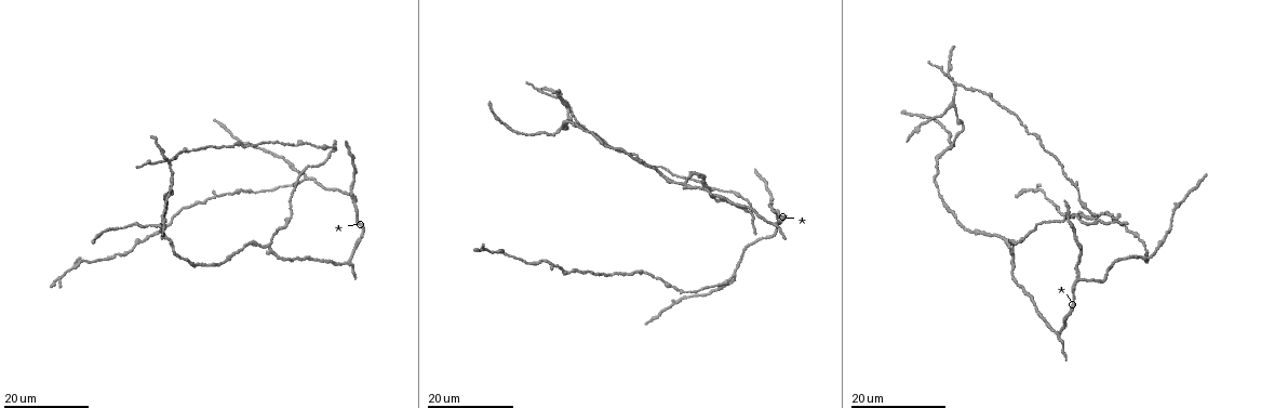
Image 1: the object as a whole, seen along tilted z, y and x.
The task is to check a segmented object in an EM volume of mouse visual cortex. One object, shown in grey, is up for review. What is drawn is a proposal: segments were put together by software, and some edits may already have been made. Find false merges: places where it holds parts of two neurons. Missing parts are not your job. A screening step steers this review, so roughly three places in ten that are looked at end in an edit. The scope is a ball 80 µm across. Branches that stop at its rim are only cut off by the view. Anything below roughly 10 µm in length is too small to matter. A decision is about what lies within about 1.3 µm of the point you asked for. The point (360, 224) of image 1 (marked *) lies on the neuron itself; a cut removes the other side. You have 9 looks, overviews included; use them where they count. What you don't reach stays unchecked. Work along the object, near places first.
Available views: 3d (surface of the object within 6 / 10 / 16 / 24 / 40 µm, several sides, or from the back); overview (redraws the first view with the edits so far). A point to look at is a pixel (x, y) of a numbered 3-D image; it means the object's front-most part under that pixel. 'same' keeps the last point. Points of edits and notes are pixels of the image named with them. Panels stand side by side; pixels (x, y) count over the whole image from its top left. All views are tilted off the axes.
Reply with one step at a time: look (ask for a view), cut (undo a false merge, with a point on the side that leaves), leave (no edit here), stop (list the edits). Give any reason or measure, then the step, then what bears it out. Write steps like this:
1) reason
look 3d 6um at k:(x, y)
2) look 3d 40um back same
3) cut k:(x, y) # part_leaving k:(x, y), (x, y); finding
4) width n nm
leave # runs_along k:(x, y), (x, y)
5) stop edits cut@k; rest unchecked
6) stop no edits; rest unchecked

thin arm on a thick one
look 3d 24um at 1:(1013, 255)

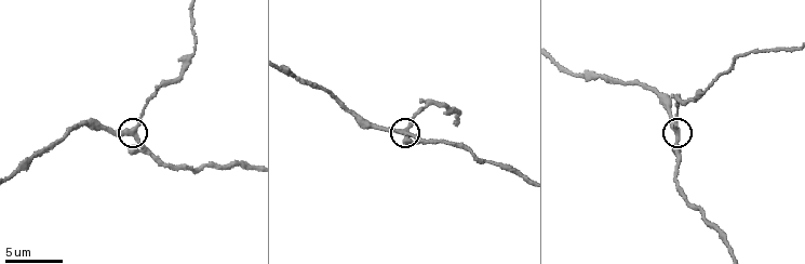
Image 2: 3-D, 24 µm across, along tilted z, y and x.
look 3d 6um at 2:(405, 132)

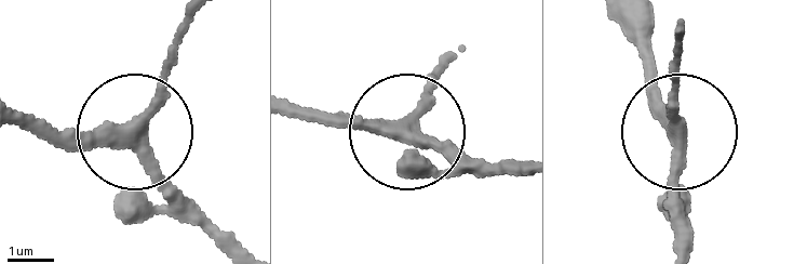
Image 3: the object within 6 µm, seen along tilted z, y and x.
width 300 nm
leave # runs_along 3:(516, 159), (451, 150), (407, 121), (438, 79); one neuron here

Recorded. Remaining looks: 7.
three-way junction
look 3d 16um at 1:(1144, 257)

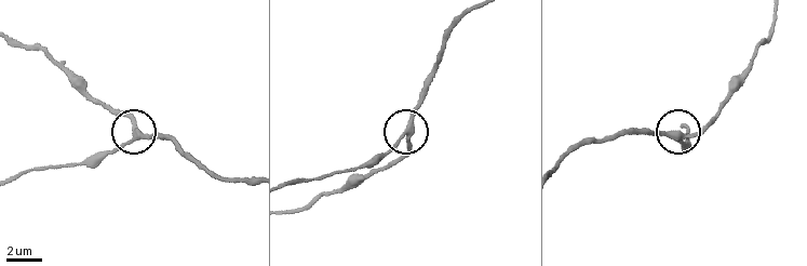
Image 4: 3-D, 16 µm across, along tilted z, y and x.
look 3d 6um at 4:(132, 139)

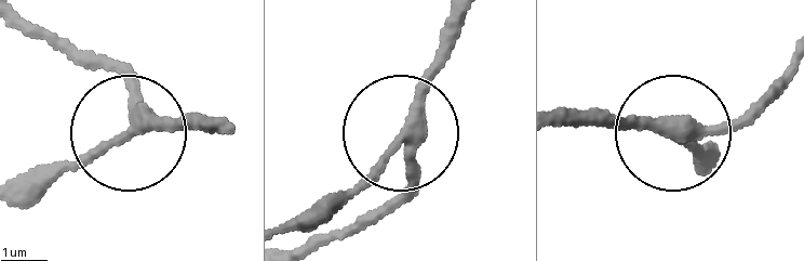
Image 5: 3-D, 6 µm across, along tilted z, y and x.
arms 3
leave # runs_along 5:(464, 14), (409, 121), (409, 184), (387, 214); continuous, no second neuron

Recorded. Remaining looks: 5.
sudden change in width
look 3d 24um at 1:(1137, 238)

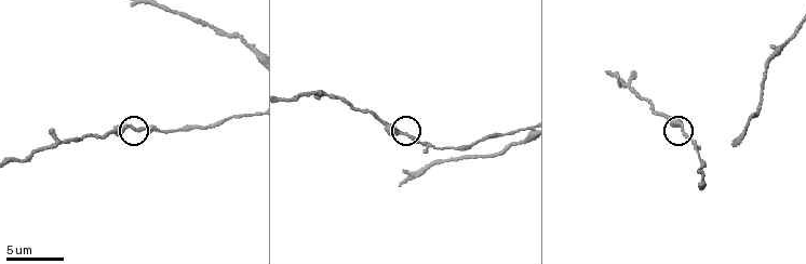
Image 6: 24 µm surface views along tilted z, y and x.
look 3d 6um at 6:(133, 127)

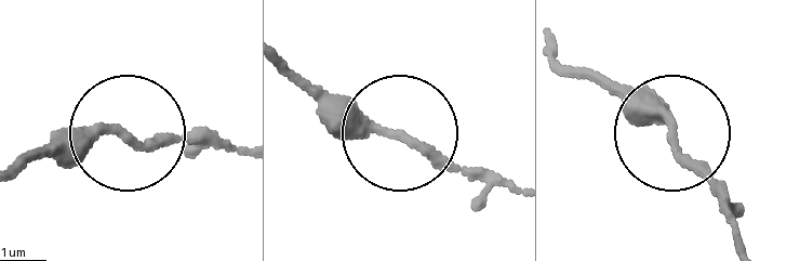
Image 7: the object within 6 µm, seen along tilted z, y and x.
leave # runs_along 7:(737, 249), (711, 178), (654, 113), (567, 77); continuous, no second neuron

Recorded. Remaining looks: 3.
thin arm on a thick one
look 3d 16um at 1:(496, 250)

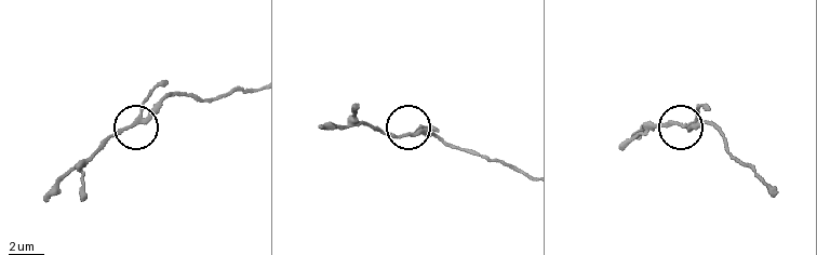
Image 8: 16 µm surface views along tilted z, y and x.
look 3d 6um at 8:(410, 135)

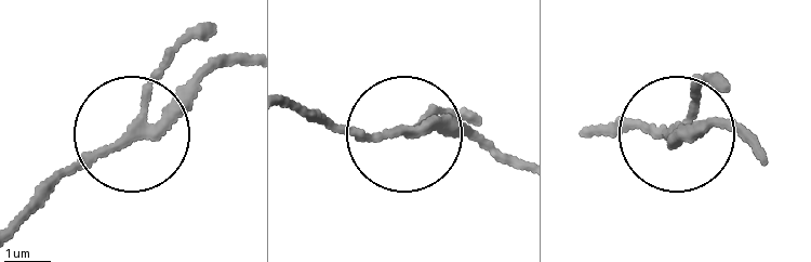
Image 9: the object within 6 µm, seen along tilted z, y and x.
other side
look 3d 6um back at 9:(133, 133)

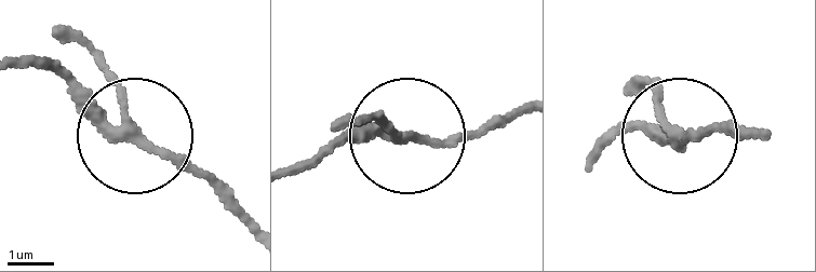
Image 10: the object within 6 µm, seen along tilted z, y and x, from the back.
arms 3
leave # runs_along 10:(24, 66), (67, 71), (236, 208); all the same neuron

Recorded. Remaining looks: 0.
stop no edits; rest unchecked

